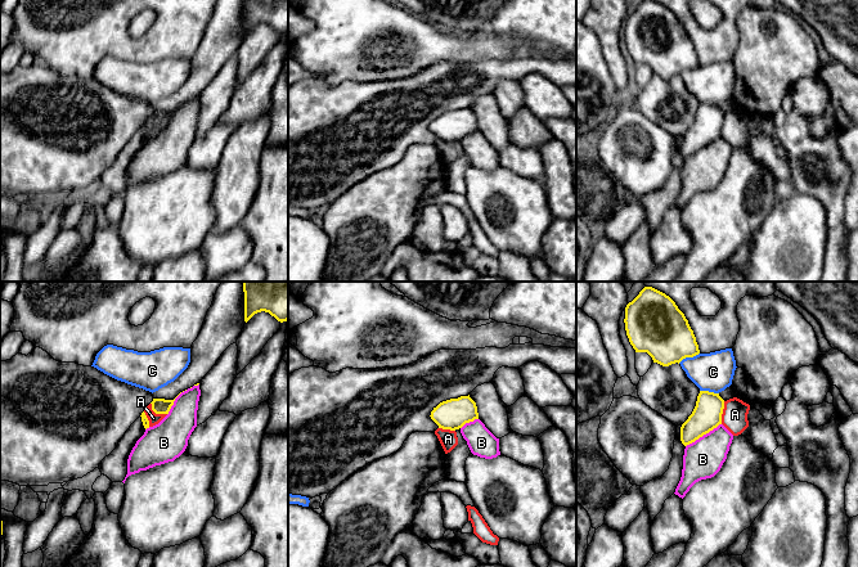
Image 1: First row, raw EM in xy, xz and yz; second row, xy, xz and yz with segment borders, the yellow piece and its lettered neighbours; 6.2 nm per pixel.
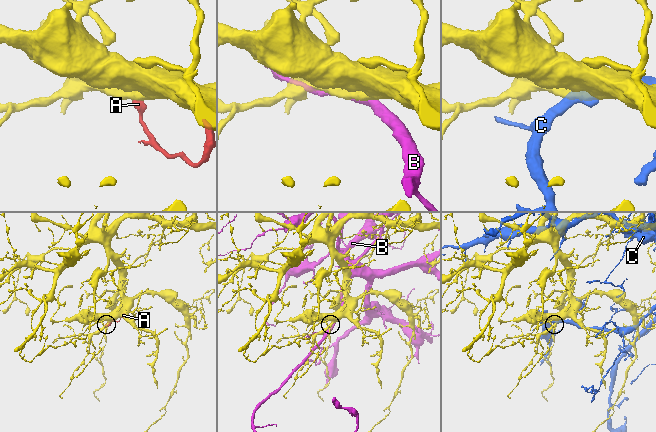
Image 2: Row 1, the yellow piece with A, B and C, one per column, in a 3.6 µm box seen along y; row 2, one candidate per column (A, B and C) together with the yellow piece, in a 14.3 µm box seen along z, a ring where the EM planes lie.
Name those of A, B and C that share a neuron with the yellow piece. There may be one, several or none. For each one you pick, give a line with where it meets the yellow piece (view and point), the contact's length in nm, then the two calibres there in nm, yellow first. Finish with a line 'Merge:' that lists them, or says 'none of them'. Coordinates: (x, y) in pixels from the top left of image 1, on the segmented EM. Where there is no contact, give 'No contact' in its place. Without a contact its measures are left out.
Merge: none of them

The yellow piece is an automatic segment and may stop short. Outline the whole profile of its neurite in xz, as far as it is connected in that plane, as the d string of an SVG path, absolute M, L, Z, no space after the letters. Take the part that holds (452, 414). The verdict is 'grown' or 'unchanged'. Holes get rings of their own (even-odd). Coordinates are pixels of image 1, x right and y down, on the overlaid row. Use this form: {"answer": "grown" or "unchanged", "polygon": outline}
{"answer": "unchanged", "polygon": "M468 395L440 402L430 417L439 428L455 431L479 419L479 413L476 402Z"}

